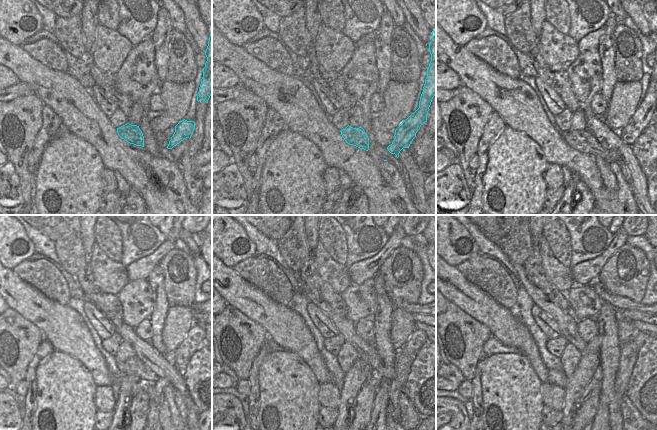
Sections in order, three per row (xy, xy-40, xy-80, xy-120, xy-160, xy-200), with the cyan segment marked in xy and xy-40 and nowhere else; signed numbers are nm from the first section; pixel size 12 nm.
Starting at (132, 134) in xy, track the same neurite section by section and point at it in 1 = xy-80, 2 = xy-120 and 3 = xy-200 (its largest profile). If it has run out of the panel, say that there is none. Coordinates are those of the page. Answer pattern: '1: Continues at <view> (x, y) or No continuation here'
1: Continues at xy-80 (581, 140)
2: Continues at xy-120 (133, 366)
3: Continues at xy-200 (601, 418).

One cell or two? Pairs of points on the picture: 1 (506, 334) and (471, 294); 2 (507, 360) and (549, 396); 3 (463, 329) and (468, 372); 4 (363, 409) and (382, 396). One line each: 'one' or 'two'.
1: one
2: two
3: one
4: two

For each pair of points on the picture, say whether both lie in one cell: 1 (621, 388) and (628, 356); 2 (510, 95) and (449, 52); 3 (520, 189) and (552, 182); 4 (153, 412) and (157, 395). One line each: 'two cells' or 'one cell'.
1: one cell
2: one cell
3: two cells
4: one cell

